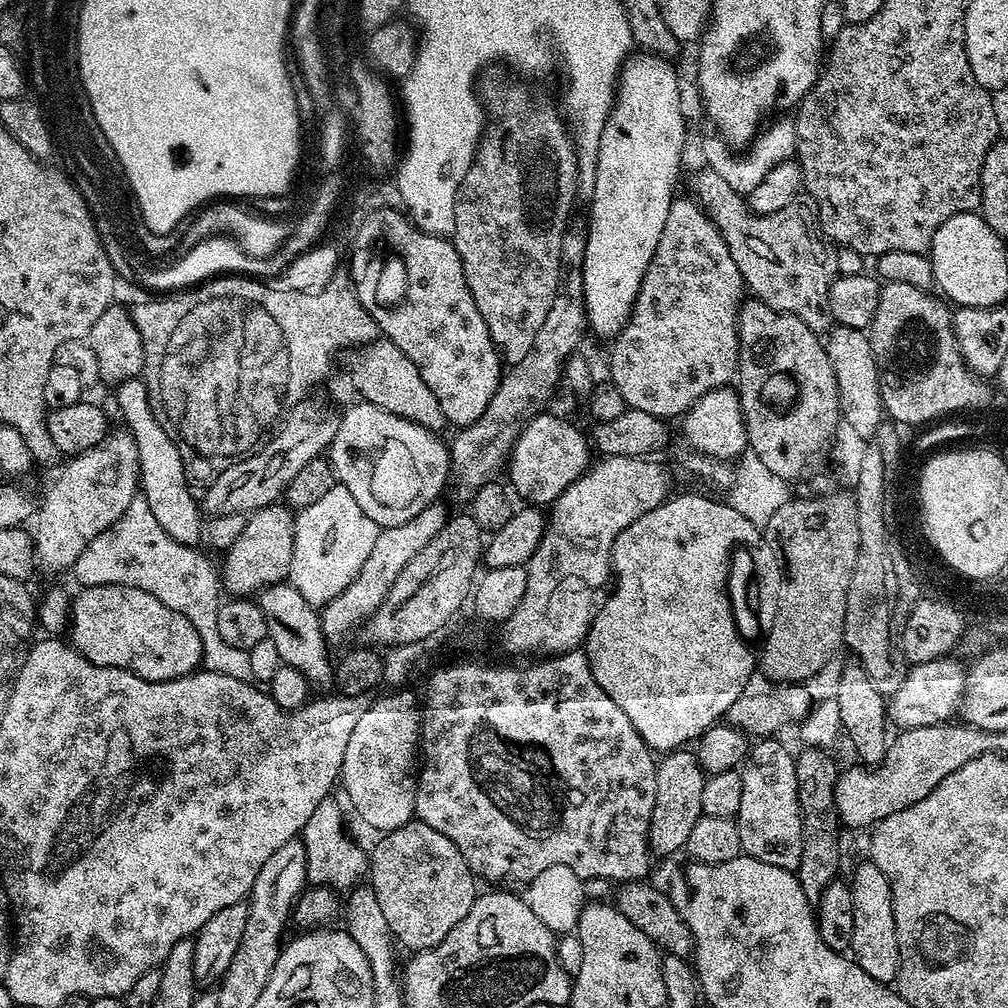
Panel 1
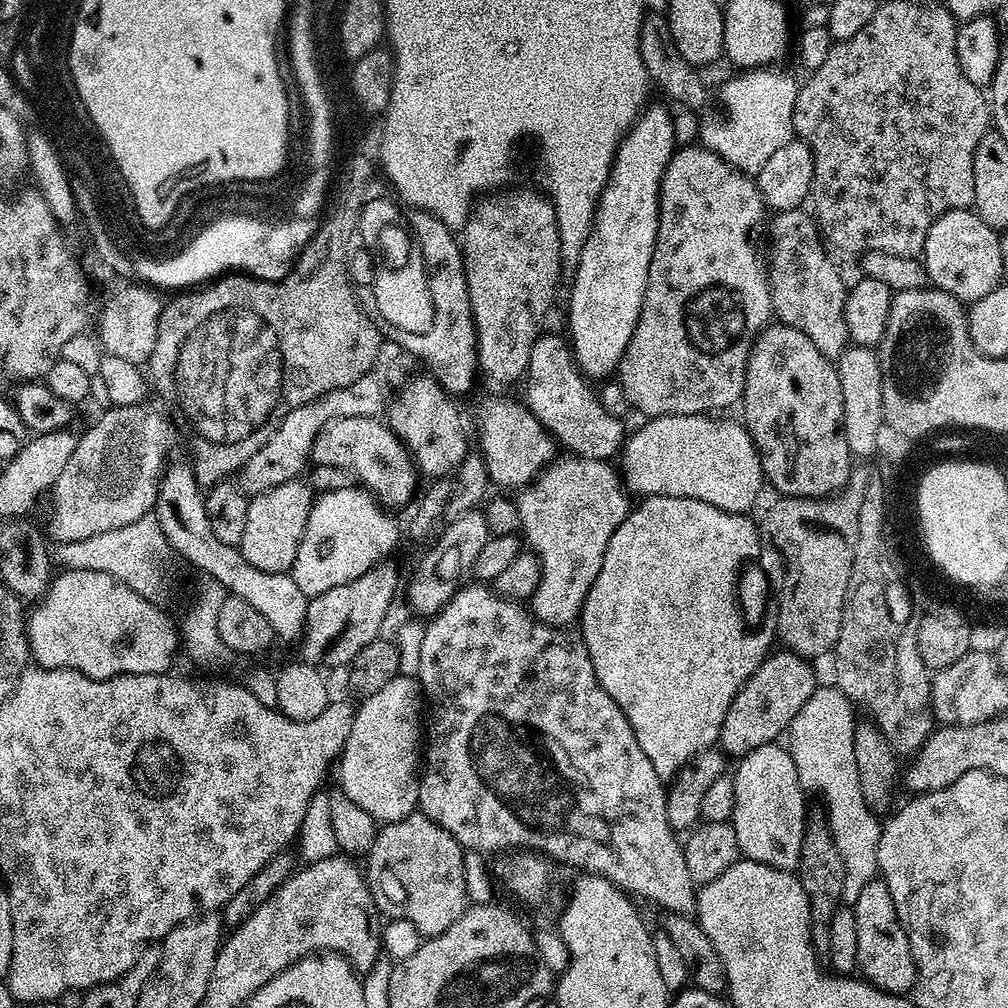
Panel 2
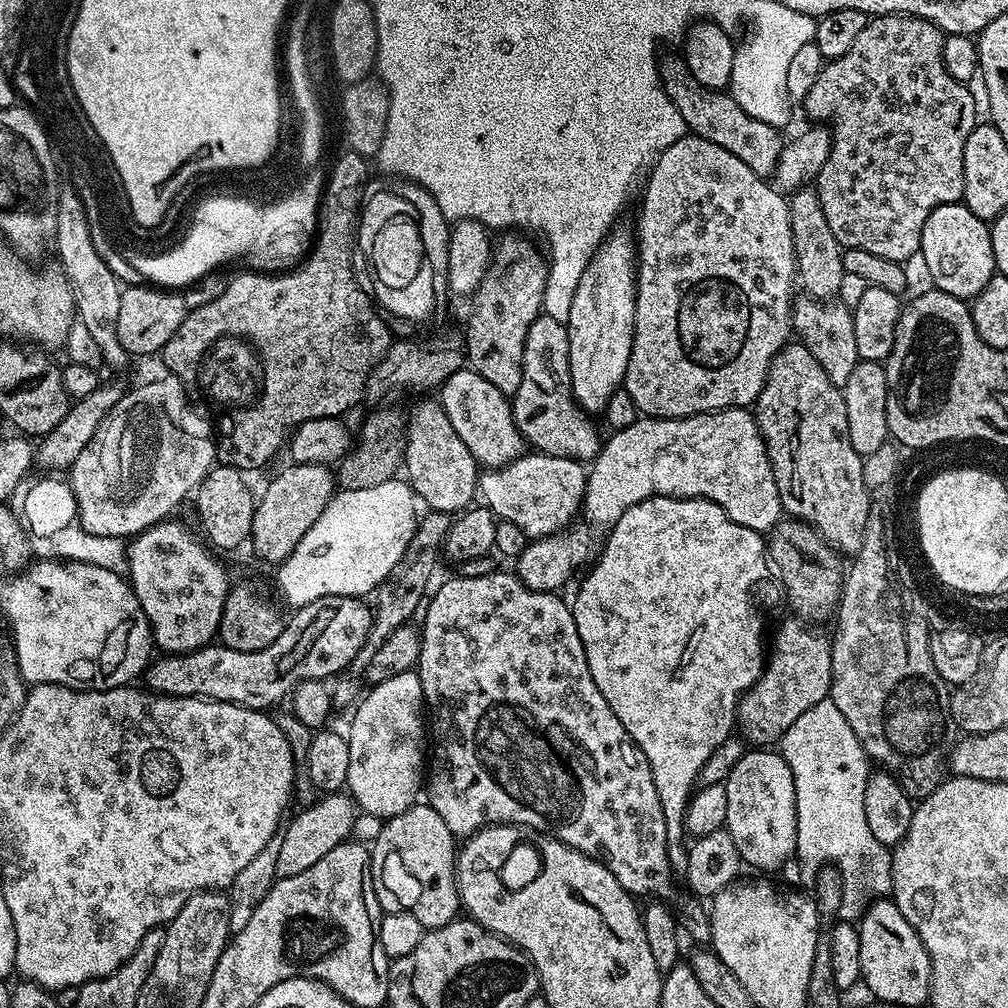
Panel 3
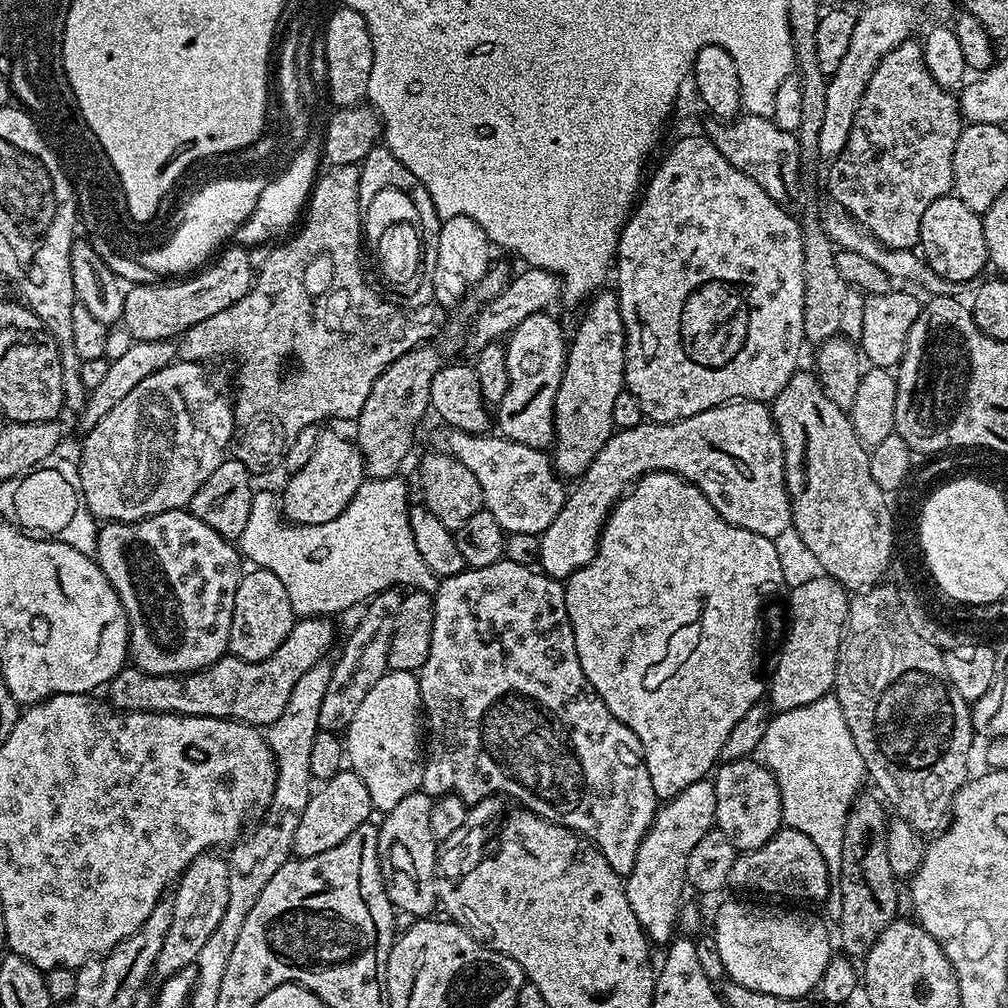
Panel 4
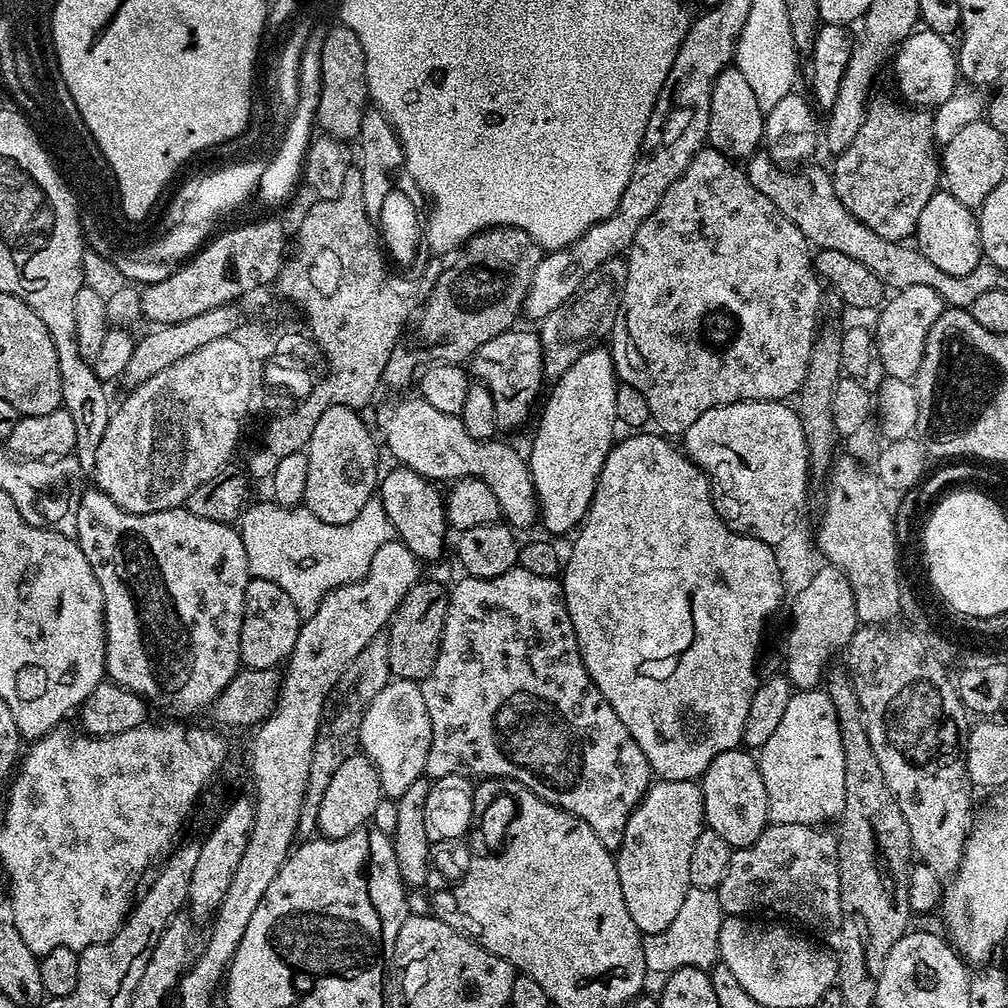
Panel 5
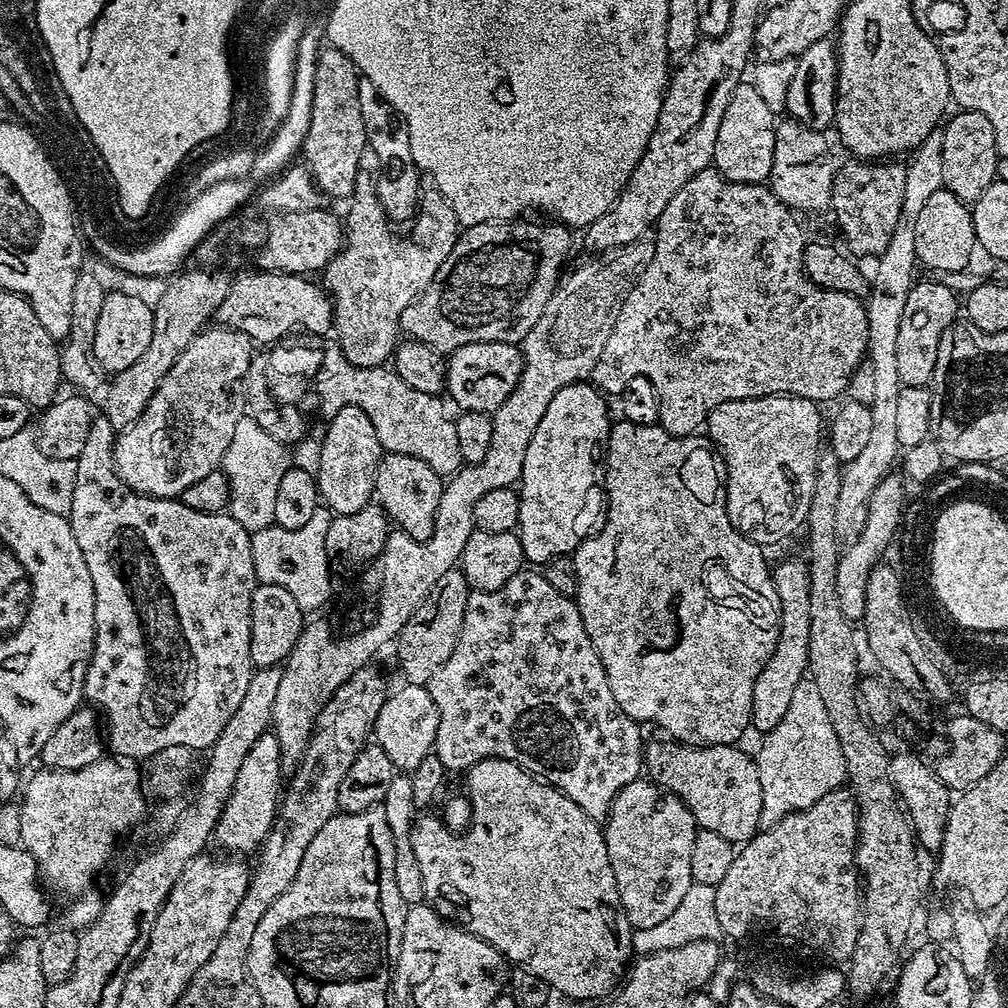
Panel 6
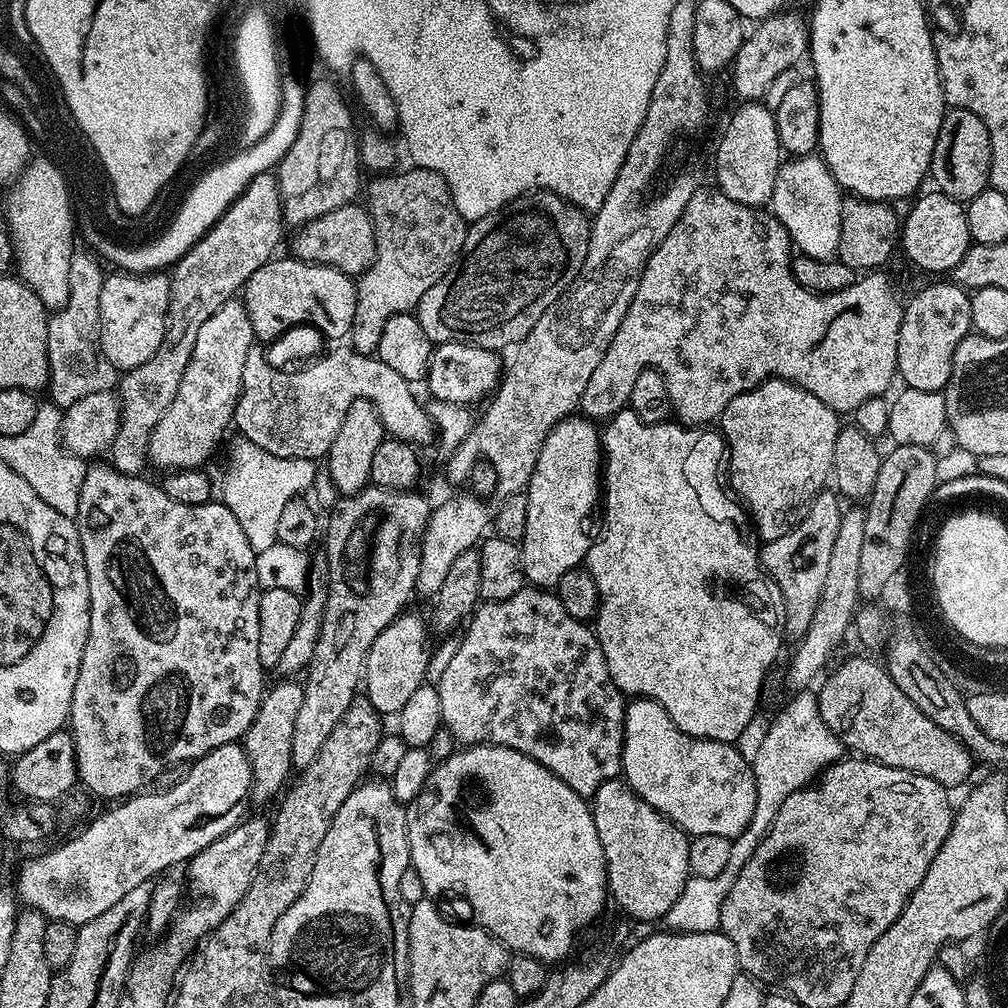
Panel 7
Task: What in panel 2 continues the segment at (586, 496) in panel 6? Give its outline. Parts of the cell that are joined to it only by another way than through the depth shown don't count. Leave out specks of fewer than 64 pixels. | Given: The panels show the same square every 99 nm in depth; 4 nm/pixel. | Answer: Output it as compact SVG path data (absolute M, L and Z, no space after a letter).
M654 104L645 107L620 141L620 148L612 163L612 173L608 175L608 184L602 190L596 207L596 217L586 238L586 246L582 246L582 254L576 263L576 277L572 280L572 293L568 296L567 335L570 337L572 359L585 377L596 382L611 377L608 375L611 372L613 375L619 369L620 359L628 352L630 342L637 335L650 274L650 258L654 255L659 228L660 183L667 164L678 148L676 124L671 114L662 105Z

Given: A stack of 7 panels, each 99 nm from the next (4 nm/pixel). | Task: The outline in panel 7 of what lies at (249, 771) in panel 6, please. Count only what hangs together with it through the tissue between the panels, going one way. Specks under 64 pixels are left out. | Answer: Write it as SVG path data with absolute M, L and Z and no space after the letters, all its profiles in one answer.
M284 678L276 683L280 684L274 685L273 688L271 685L265 691L263 698L260 699L258 714L254 722L250 722L242 737L242 747L252 771L250 796L253 801L256 799L260 804L266 803L271 796L276 794L278 796L289 779L288 774L293 773L290 737L294 734L294 714L298 714L304 697L303 683L292 678Z

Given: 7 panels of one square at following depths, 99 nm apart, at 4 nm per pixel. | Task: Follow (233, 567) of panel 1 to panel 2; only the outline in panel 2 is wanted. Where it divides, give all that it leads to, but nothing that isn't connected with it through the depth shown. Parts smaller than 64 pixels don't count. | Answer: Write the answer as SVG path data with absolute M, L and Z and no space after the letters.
M297 478L282 482L282 486L274 486L274 490L266 490L249 499L246 530L238 547L242 558L246 558L250 566L258 566L258 570L267 572L291 573L314 503L311 483L304 481L303 484L302 481Z

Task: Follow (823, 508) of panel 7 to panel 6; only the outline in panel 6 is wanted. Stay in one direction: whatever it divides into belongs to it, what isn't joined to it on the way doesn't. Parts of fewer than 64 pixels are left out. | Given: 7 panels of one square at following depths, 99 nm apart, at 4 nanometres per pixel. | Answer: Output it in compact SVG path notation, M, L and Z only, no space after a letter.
M792 556L780 565L775 565L772 568L772 581L780 603L780 637L774 646L774 654L766 666L762 666L762 674L754 678L751 727L760 734L769 732L782 722L793 698L793 691L806 676L810 650L810 574L807 559L800 557L799 560Z

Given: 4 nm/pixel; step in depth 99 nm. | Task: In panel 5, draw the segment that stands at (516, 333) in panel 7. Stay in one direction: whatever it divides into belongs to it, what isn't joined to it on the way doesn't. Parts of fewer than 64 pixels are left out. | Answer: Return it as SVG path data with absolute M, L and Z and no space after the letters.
M485 228L484 231L478 232L476 235L470 237L463 247L459 249L458 255L455 257L457 260L437 278L436 285L433 286L432 293L429 294L428 301L425 302L424 309L420 312L420 321L417 322L416 329L412 332L412 341L410 341L408 345L404 342L397 344L396 349L390 354L390 362L386 362L383 383L385 385L389 384L392 388L404 388L411 382L411 380L413 383L418 376L416 356L422 355L427 348L432 348L431 359L433 361L463 365L465 362L471 361L473 357L475 357L476 351L478 351L486 342L490 342L490 338L498 338L498 334L509 331L509 329L515 325L512 323L518 318L521 319L524 299L532 285L534 270L538 270L538 262L540 261L541 255L542 249L540 245L534 242L534 238L530 238L530 234L526 234L520 228Z

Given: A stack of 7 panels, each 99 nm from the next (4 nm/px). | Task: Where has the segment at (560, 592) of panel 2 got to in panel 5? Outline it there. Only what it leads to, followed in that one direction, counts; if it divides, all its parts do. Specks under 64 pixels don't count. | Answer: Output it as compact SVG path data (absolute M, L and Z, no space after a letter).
M412 394L389 410L384 420L384 440L397 465L414 470L427 480L455 482L461 478L475 478L486 482L486 486L490 486L498 498L501 517L513 529L521 530L537 523L536 490L525 453L503 444L500 438L470 438L459 416L442 414L442 410L430 406L430 402L421 400L419 395Z

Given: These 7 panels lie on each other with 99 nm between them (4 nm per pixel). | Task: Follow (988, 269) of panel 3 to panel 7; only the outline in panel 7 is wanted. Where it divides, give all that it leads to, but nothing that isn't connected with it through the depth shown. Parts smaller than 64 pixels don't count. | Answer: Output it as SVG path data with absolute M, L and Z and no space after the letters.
M939 190L931 191L925 191L911 201L912 209L909 210L908 217L903 217L898 244L902 252L904 248L905 258L914 267L921 268L924 272L951 273L974 243L968 225L968 213L961 201L950 198Z

